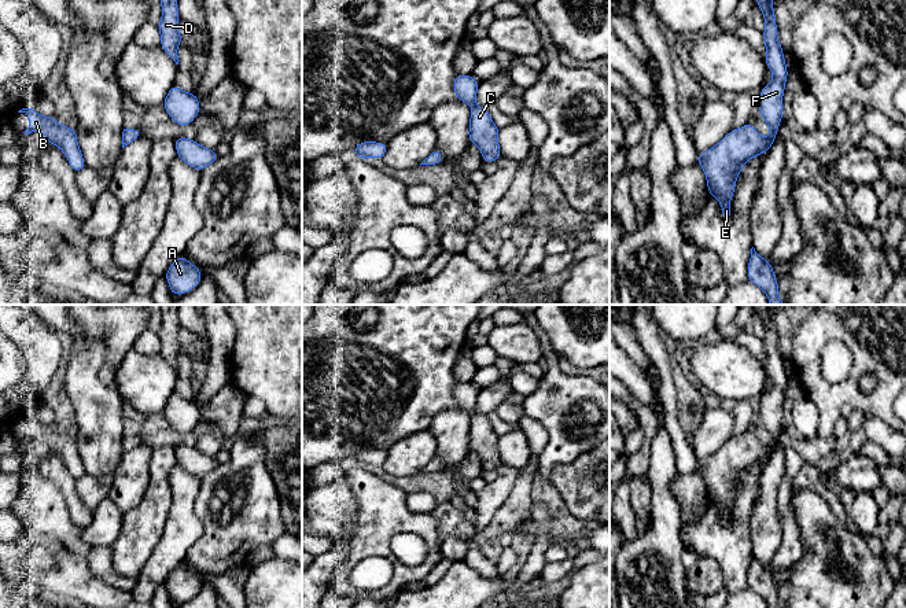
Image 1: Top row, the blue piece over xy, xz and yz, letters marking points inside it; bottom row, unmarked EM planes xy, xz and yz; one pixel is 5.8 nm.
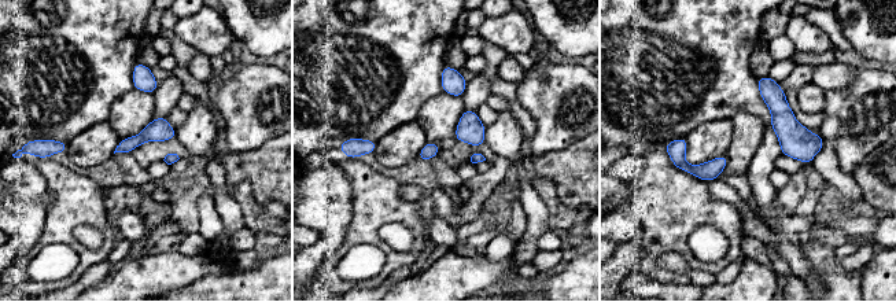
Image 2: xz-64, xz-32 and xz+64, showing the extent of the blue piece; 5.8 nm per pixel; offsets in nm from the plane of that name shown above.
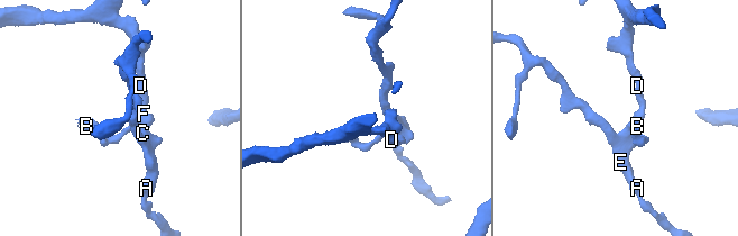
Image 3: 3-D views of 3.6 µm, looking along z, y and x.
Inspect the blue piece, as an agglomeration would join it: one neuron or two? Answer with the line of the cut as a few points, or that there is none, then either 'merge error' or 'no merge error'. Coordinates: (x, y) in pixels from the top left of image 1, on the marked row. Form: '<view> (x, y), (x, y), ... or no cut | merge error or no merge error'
no cut | no merge error

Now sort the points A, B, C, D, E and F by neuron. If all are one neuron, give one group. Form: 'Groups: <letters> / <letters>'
Groups: A B C D E F

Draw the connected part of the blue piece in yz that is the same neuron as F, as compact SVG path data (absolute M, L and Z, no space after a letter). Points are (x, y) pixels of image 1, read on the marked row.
M756 0L756 5L765 18L765 30L762 32L766 47L765 60L773 74L773 81L759 91L759 114L769 125L770 135L765 139L747 122L741 128L732 129L714 147L697 155L697 162L706 174L708 195L719 202L725 217L730 215L730 199L743 166L756 155L770 151L782 121L782 96L788 67L782 45L777 38L773 0Z

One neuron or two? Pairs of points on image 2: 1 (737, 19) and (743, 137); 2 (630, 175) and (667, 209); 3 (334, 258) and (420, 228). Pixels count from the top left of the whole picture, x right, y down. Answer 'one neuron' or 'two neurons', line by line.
1: two neurons
2: two neurons
3: one neuron

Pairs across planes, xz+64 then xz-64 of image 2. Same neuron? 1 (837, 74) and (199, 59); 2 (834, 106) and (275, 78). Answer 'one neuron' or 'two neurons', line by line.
1: one neuron
2: one neuron

